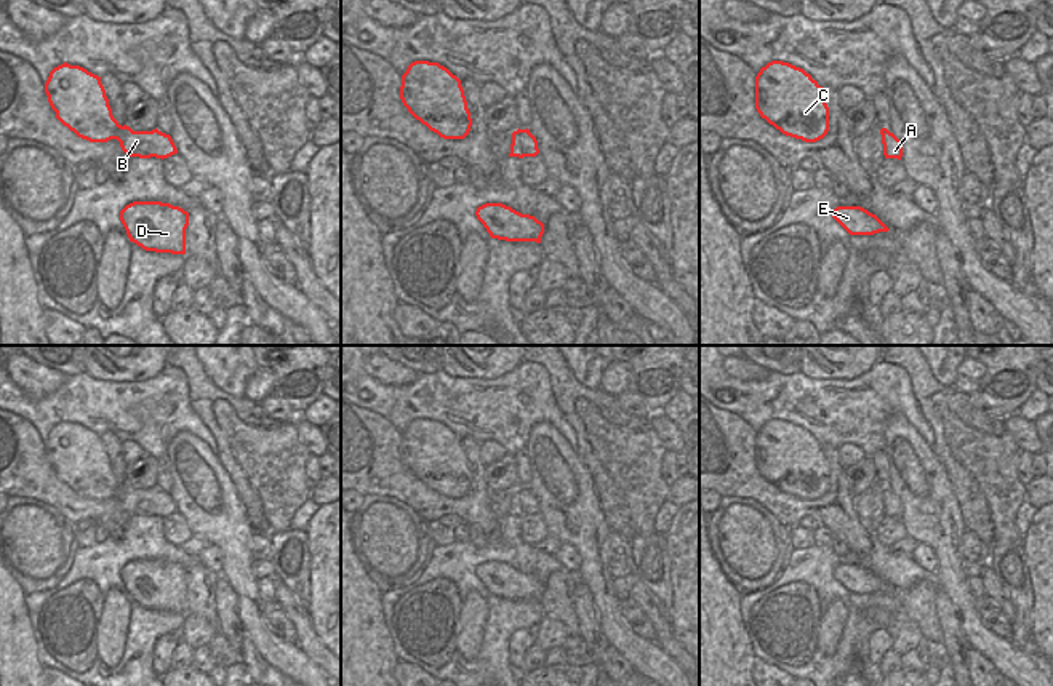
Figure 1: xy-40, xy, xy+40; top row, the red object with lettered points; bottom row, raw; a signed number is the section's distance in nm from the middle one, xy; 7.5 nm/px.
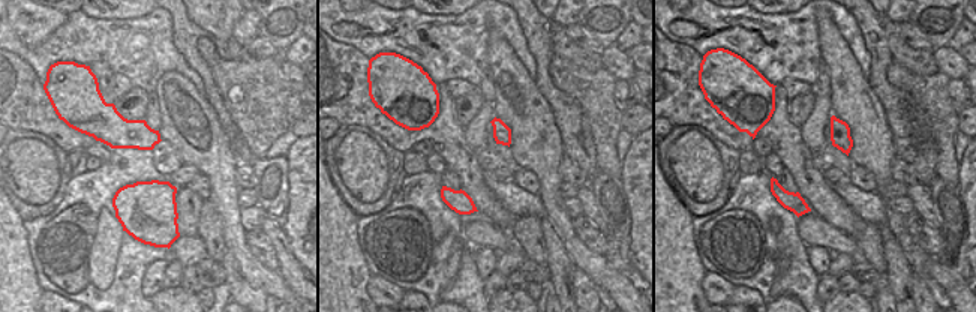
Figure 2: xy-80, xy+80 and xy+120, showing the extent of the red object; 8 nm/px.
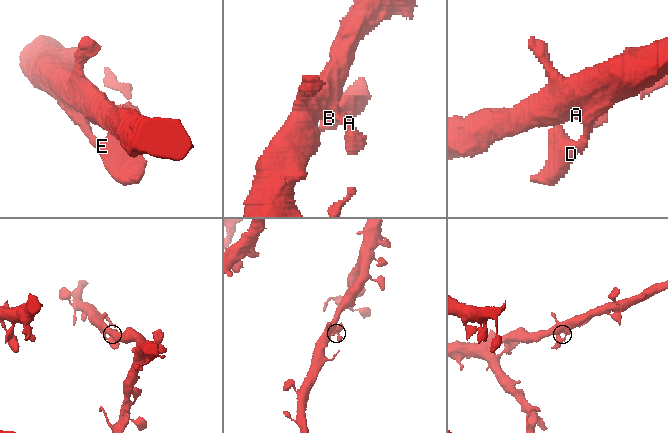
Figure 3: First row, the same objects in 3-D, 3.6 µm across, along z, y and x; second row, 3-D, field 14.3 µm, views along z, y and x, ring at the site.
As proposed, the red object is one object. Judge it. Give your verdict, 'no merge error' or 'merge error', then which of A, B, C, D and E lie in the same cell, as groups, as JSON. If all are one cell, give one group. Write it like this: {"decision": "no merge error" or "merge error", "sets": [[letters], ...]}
{"decision": "no merge error", "sets": [["A", "B", "C", "D", "E"]]}

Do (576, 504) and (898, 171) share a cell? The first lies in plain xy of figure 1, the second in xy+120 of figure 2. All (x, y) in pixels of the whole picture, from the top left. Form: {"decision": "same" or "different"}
{"decision": "different"}

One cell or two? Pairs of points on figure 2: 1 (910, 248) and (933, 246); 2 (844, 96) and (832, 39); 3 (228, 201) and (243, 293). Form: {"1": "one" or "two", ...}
{"1": "two", "2": "one", "3": "two"}

